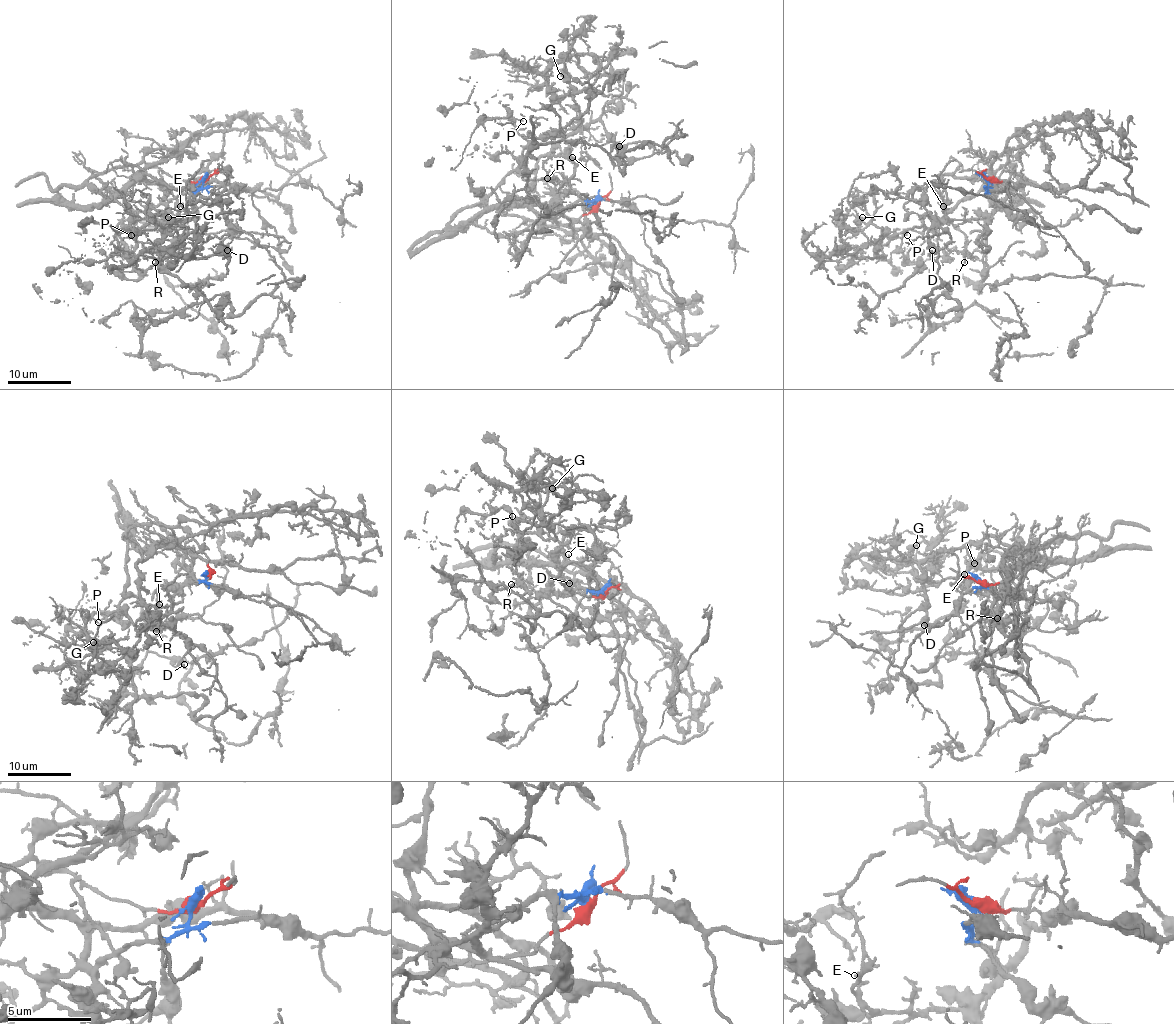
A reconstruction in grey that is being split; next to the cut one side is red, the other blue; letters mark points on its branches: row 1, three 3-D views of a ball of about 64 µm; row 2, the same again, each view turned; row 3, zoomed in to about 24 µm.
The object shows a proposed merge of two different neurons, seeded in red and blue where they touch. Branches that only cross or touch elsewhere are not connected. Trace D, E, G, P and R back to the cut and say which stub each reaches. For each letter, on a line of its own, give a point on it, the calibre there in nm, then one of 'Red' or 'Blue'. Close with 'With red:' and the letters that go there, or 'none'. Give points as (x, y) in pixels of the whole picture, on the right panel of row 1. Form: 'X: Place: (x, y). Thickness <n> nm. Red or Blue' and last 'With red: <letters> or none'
D: Place: (932, 250). Thickness 120 nm. Blue
E: Place: (943, 206). Thickness 100 nm. Blue
G: Place: (862, 217). Thickness 420 nm. Red
P: Place: (907, 235). Thickness 120 nm. Red
R: Place: (964, 262). Thickness 180 nm. Red
With red: G, P, R

